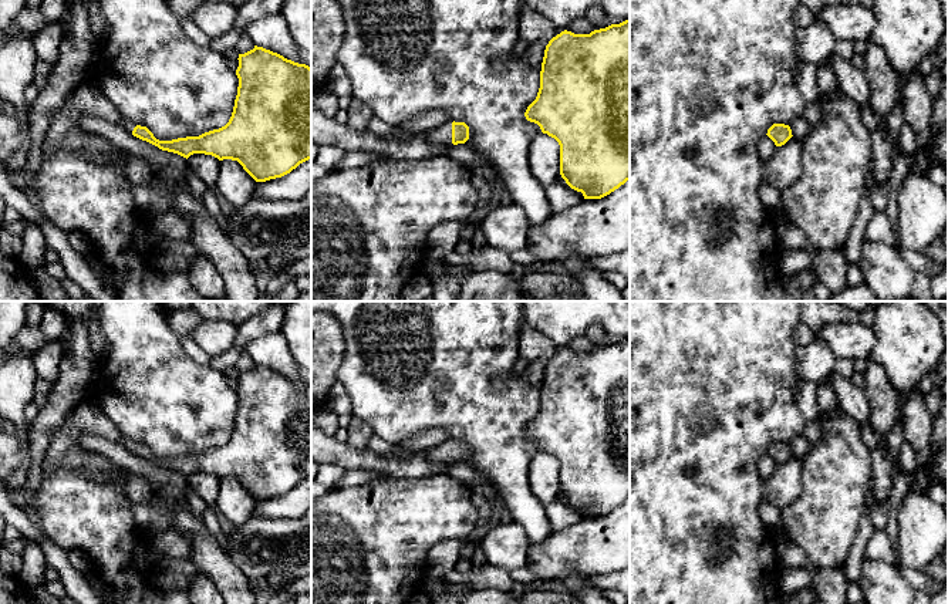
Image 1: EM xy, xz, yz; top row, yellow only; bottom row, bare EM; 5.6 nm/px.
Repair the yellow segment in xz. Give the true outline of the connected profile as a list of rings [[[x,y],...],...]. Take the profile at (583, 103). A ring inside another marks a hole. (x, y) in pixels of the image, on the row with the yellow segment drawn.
[[[630,20],[590,34],[561,31],[544,50],[540,88],[524,117],[560,145],[560,175],[584,199],[601,199],[630,180]]]

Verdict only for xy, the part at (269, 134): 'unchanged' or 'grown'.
grown

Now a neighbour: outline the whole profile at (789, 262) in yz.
[[[782,249],[777,252],[776,269],[782,280],[787,280],[792,276],[810,270],[812,254],[803,249]]]

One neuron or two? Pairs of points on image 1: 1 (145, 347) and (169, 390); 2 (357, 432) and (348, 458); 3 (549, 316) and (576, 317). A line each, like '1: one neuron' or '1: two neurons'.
1: one neuron
2: two neurons
3: one neuron

